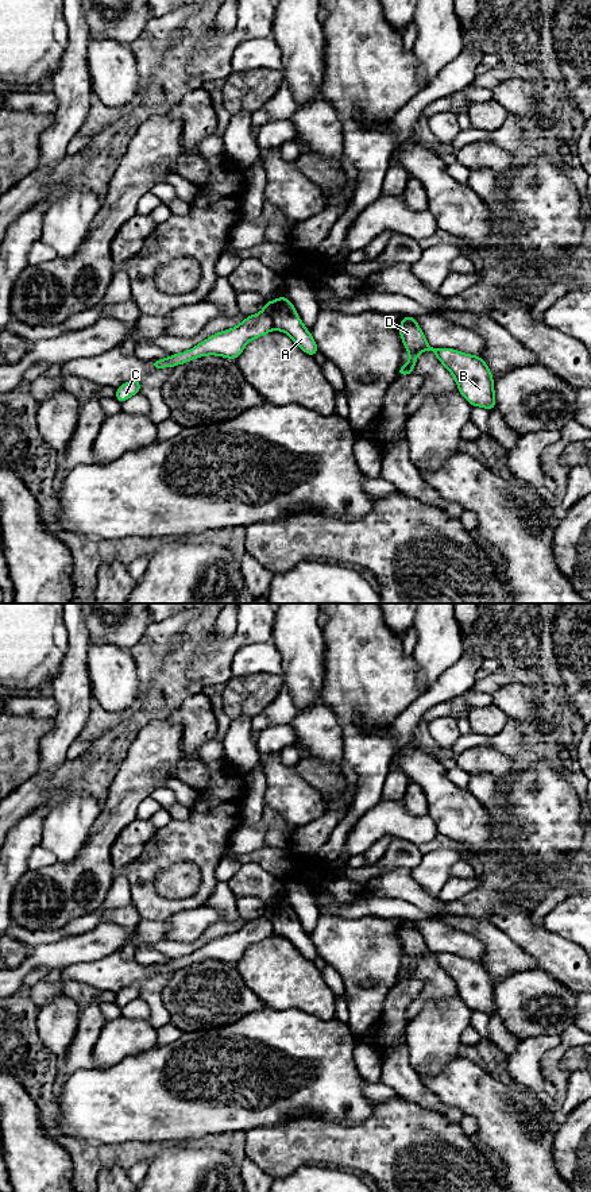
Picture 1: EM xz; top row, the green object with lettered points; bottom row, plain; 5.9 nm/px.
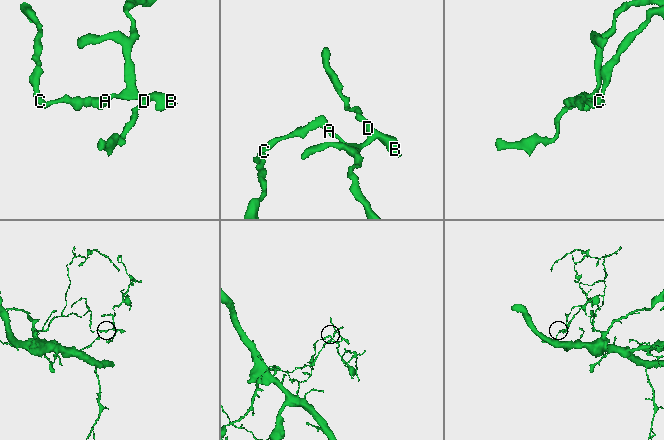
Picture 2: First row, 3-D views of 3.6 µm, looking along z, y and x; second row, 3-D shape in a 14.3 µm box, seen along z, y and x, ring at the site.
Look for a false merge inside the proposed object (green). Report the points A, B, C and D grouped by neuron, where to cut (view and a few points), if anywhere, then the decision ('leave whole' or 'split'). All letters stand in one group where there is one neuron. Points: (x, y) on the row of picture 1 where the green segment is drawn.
A B D / C | xz (263, 309), (275, 327) | split

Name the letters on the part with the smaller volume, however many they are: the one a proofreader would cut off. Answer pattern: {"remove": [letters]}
{"remove": ["A", "B", "D"]}

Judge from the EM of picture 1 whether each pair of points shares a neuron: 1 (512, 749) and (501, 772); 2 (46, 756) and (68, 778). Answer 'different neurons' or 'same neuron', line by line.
1: different neurons
2: different neurons

